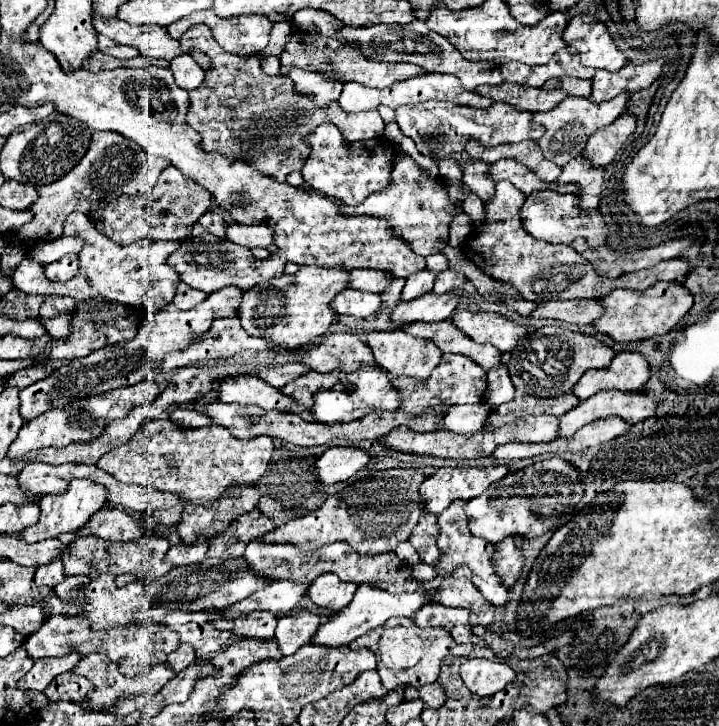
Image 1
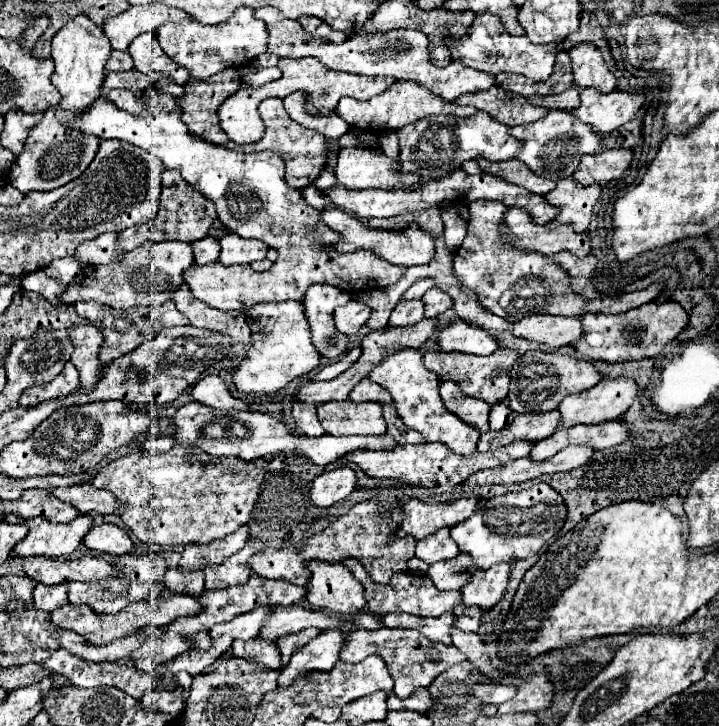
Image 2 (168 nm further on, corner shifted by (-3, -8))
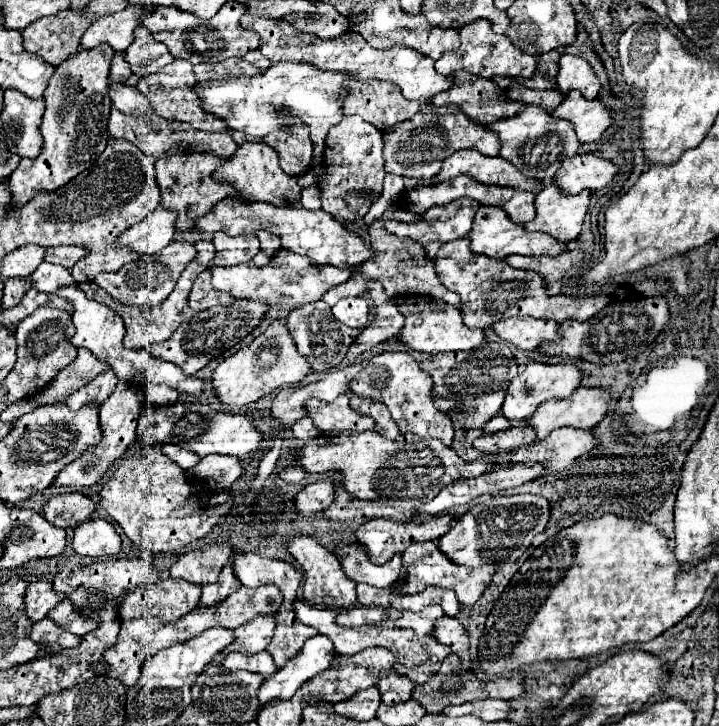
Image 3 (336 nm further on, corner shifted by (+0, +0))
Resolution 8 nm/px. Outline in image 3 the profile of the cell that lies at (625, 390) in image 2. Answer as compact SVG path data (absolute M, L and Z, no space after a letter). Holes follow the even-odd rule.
M579 386L565 400L547 400L531 416L531 426L537 430L537 440L543 440L561 426L575 426L583 430L595 428L609 410L609 394L609 388L603 386Z

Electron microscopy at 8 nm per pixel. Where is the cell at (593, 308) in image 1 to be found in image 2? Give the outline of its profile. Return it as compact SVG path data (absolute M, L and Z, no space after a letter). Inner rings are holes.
M532 314L518 320L512 328L512 336L526 338L538 344L546 344L548 348L570 346L580 338L580 318L562 318L548 314Z

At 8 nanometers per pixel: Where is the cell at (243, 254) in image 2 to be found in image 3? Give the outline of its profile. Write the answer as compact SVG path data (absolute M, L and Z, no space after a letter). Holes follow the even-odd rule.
M215 232L215 264L217 266L235 266L251 262L251 258L261 250L259 238L255 234L241 234L229 236L225 232Z

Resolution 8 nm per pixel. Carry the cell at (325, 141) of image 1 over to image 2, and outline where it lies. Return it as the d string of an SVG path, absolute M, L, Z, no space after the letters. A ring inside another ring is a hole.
M324 170L320 176L318 176L318 180L314 182L314 186L318 188L318 190L328 190L332 184L336 182L336 176L334 176L334 172L328 172L328 170Z

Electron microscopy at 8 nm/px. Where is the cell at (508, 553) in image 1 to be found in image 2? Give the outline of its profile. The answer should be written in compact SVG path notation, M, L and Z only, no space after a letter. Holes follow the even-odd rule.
M496 564L488 570L476 570L468 584L460 590L462 602L466 606L478 606L482 610L490 610L504 594L510 578L508 564Z

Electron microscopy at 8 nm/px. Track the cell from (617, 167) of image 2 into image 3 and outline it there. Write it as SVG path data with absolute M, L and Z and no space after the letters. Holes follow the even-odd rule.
M577 154L563 162L555 174L555 184L567 194L579 194L581 190L599 190L607 186L617 174L615 162L595 156L595 154Z

